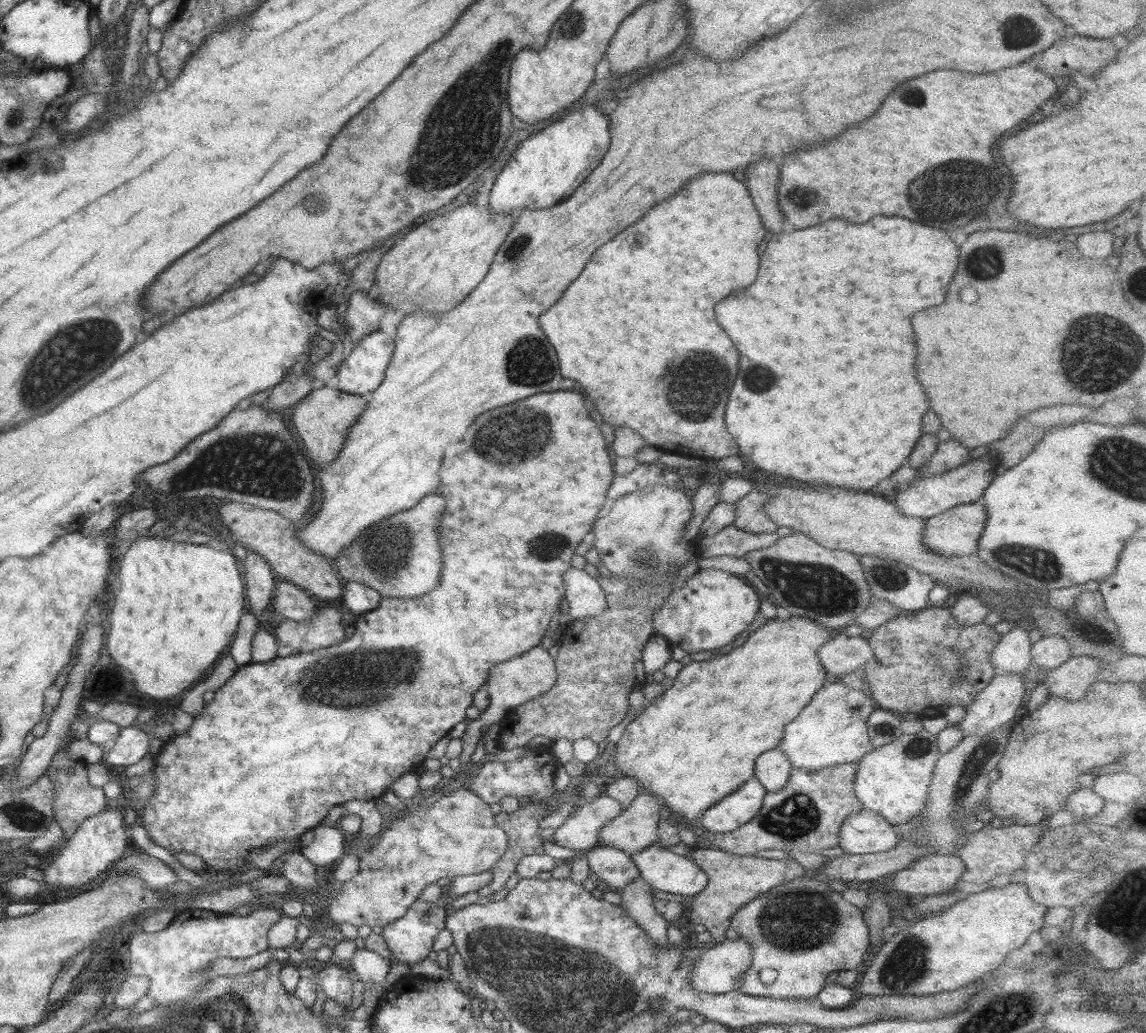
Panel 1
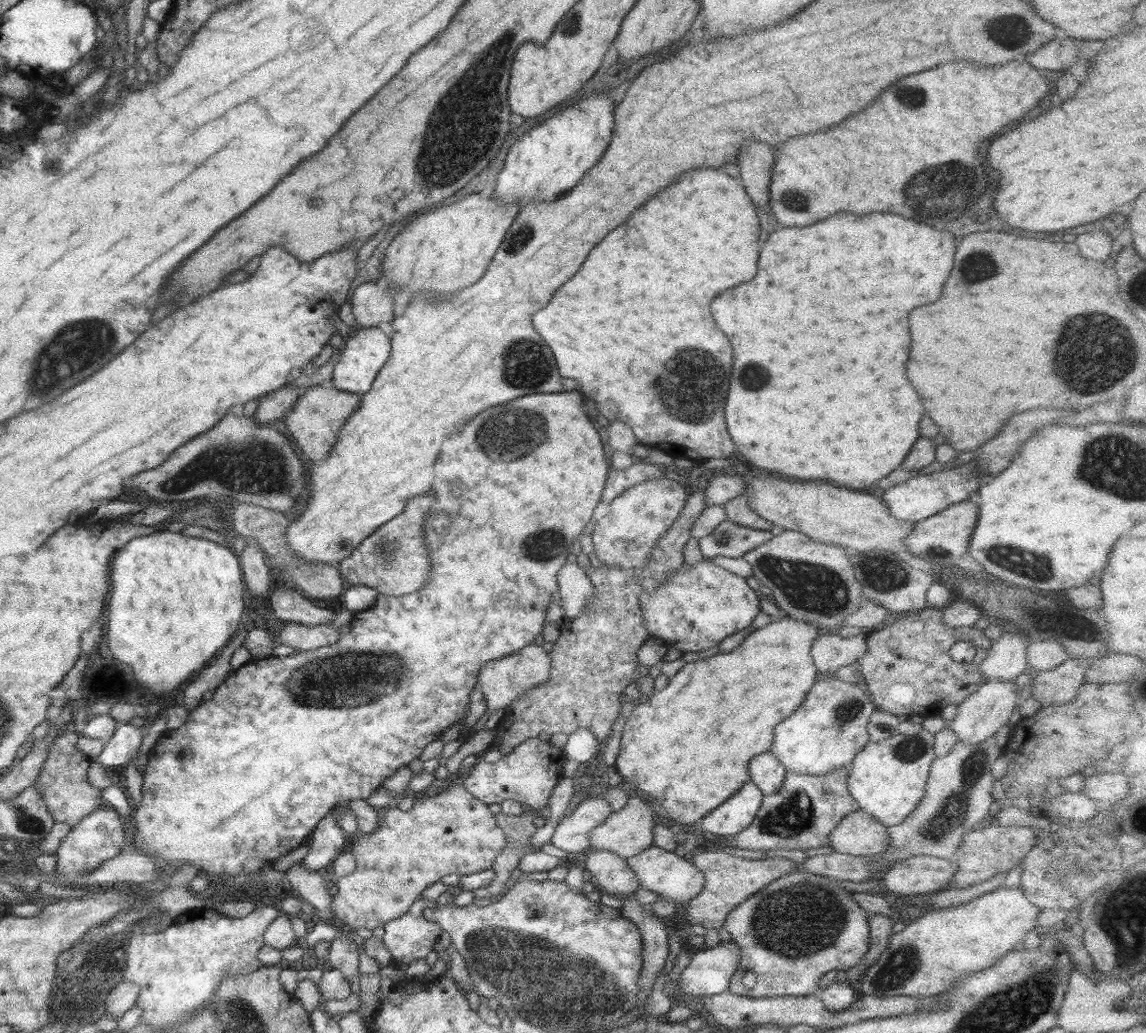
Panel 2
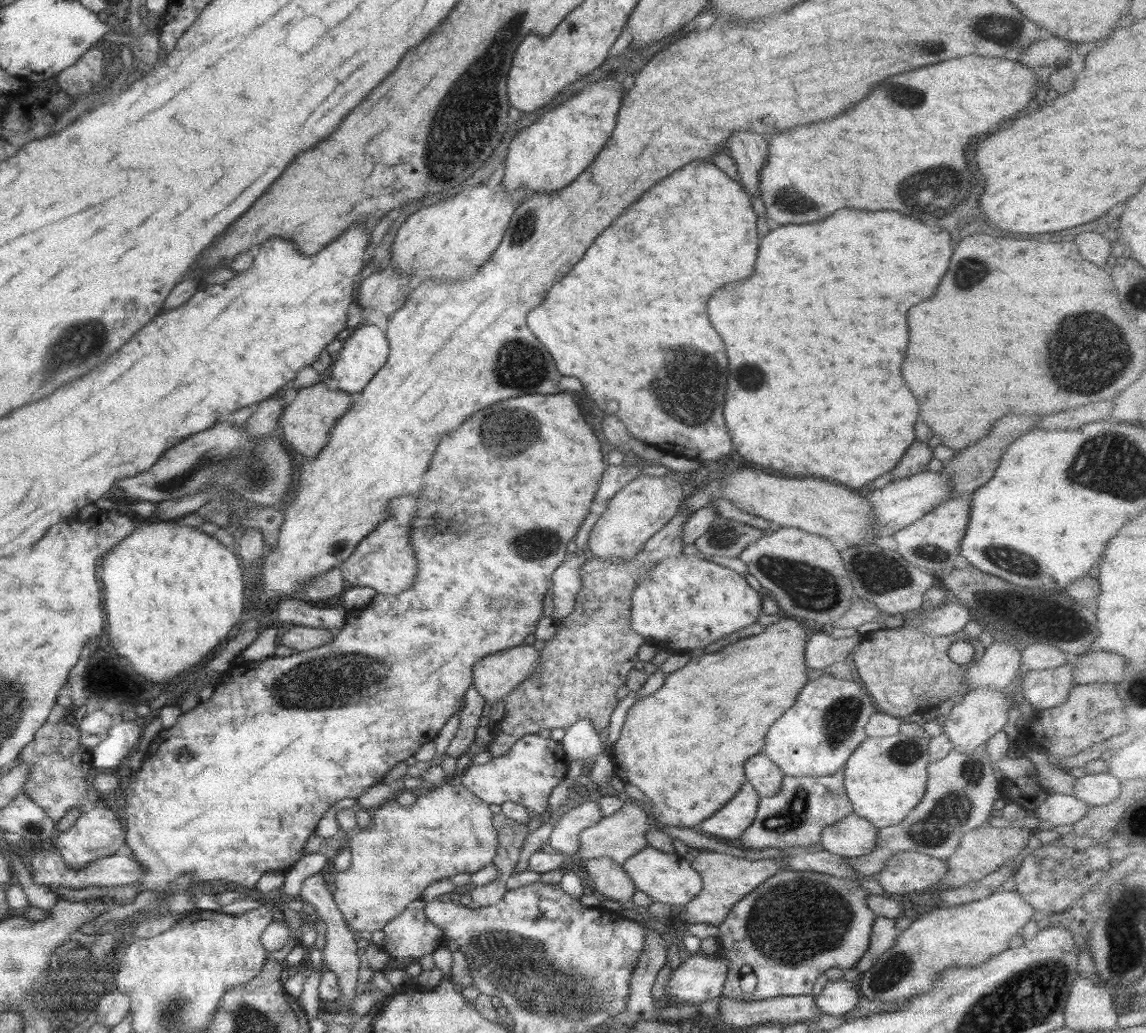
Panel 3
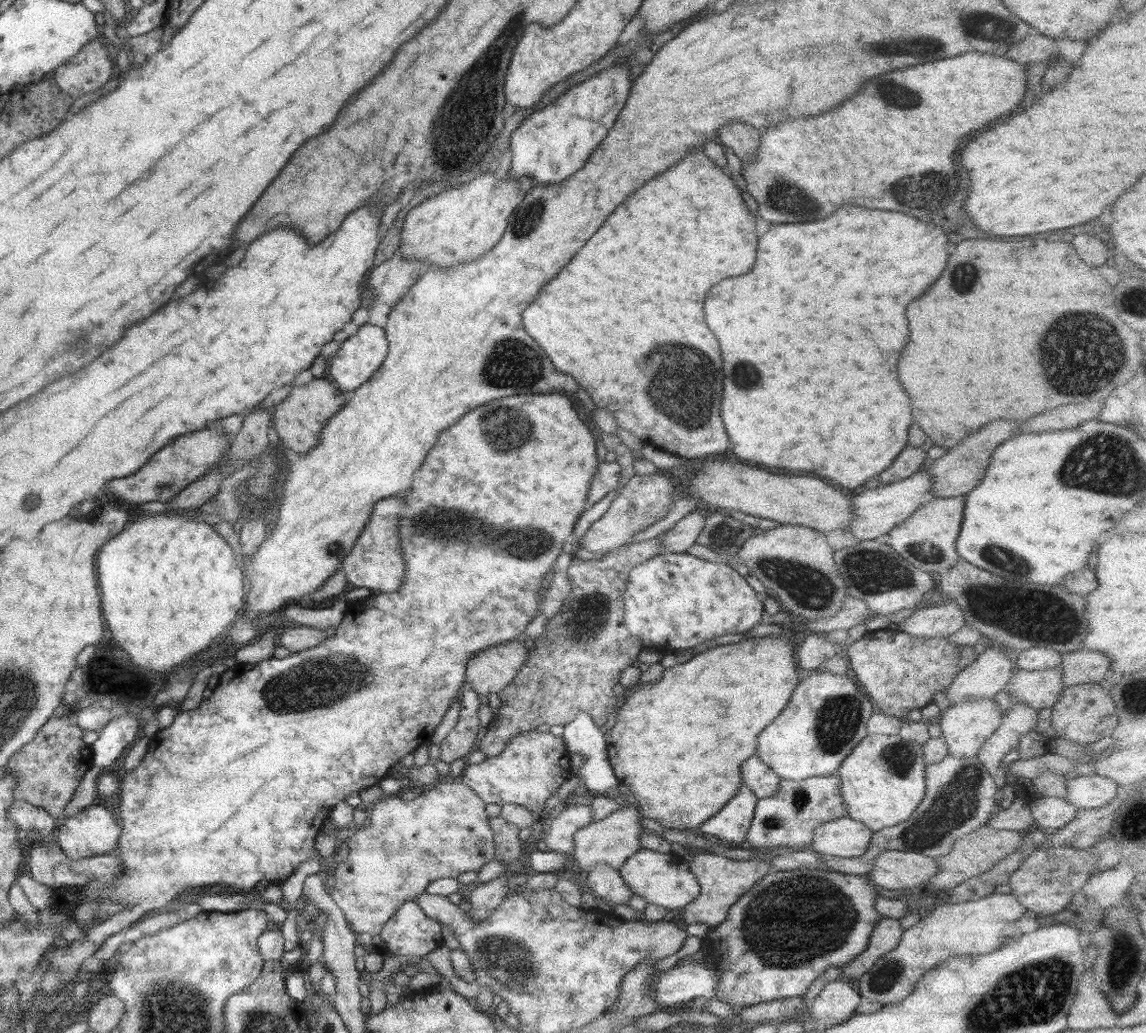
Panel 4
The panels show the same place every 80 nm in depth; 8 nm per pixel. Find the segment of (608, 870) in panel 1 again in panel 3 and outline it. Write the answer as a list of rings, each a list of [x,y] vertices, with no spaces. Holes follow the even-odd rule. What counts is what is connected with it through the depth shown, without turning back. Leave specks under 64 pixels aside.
[[[594,858],[581,864],[580,869],[590,875],[596,893],[602,899],[610,899],[623,905],[630,905],[637,890],[632,879],[626,876],[622,866],[610,858]]]

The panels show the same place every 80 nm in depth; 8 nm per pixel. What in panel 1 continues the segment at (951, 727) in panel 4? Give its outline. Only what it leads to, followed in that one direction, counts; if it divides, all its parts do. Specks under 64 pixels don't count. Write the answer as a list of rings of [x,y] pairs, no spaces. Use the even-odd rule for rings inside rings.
[[[996,672],[993,679],[980,691],[968,706],[964,707],[966,710],[966,717],[962,722],[958,723],[958,727],[966,735],[985,735],[996,730],[997,726],[1013,723],[1016,718],[1016,710],[1021,705],[1024,705],[1027,700],[1027,694],[1024,690],[1024,681],[1022,675],[1014,673],[1000,673]]]

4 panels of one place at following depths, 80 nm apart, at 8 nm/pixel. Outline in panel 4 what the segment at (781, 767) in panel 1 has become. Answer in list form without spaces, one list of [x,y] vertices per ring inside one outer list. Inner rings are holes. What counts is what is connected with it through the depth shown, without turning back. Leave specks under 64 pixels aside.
[[[752,756],[742,764],[741,777],[743,784],[752,790],[752,794],[759,800],[771,798],[778,793],[780,777],[772,770],[768,763],[760,760],[758,756]]]

